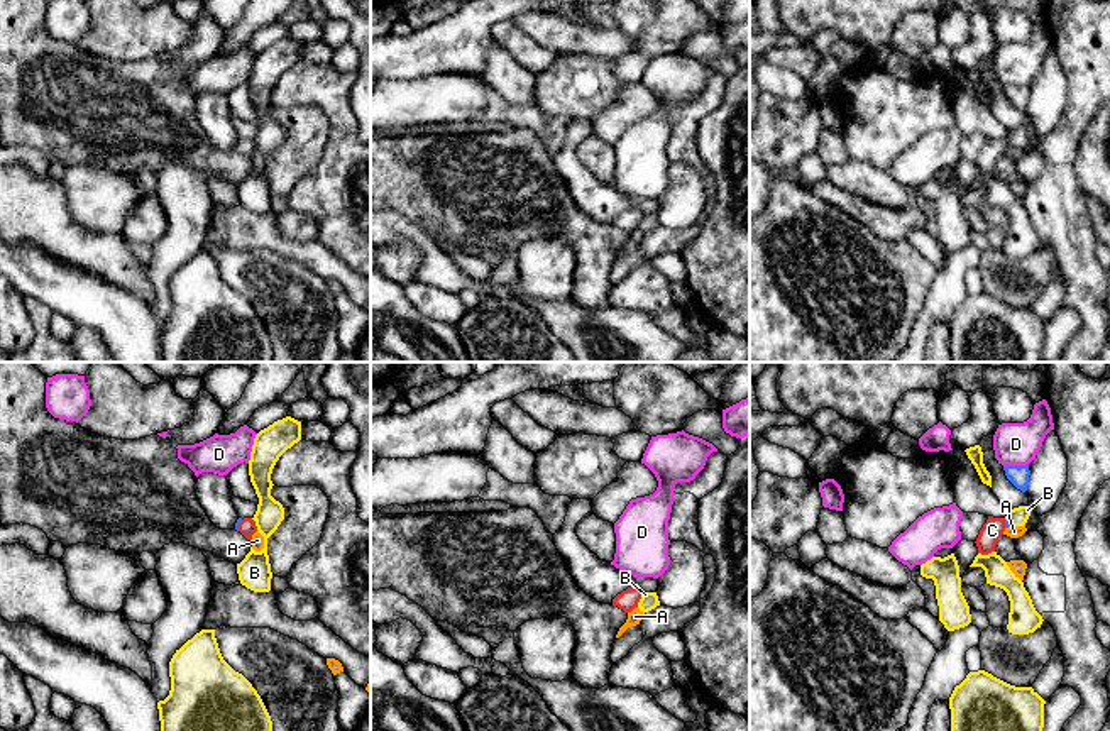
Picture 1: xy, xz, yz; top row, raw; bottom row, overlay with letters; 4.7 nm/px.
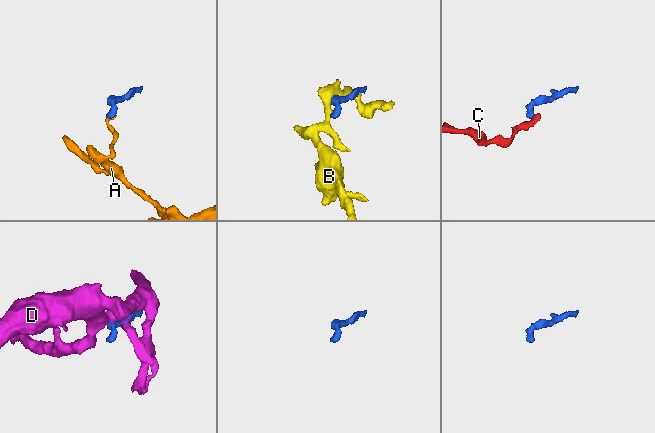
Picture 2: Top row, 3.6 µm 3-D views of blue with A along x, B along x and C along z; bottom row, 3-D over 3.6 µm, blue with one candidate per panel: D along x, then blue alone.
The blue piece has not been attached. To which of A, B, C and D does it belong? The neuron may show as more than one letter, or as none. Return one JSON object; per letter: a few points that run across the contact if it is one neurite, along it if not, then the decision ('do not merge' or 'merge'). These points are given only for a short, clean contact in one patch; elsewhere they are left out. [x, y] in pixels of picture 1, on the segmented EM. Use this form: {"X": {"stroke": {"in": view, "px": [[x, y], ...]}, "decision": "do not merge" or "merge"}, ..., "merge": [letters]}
{"A": {"stroke": {"in": "yz", "px": [[1011, 525], [1007, 528]]}, "decision": "do not merge"}, "B": {"decision": "do not merge"}, "C": {"stroke": {"in": "xy", "px": [[239, 520], [237, 525], [247, 527]]}, "decision": "merge"}, "D": {"decision": "do not merge"}, "merge": ["C"]}

